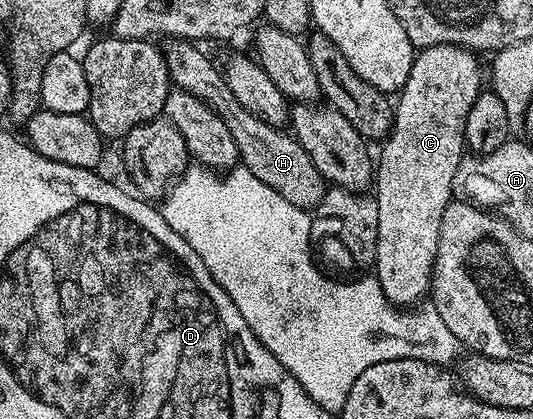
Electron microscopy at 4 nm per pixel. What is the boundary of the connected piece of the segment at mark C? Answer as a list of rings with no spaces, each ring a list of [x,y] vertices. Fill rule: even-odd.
[[[438,44],[437,46],[426,46],[423,47],[413,57],[412,59],[412,68],[410,70],[410,76],[406,80],[406,84],[403,86],[403,88],[398,91],[398,99],[400,98],[400,103],[397,101],[394,106],[394,111],[395,111],[395,118],[393,120],[392,124],[392,130],[391,133],[388,134],[386,138],[384,138],[382,145],[380,147],[380,158],[378,154],[378,161],[375,163],[374,166],[374,197],[376,200],[376,203],[378,204],[378,252],[376,253],[376,264],[374,267],[374,276],[378,280],[378,284],[382,288],[382,292],[387,296],[388,301],[392,303],[393,306],[397,308],[412,308],[417,305],[421,301],[420,298],[429,293],[432,288],[432,269],[434,268],[434,260],[436,259],[436,253],[438,252],[438,228],[442,228],[442,212],[446,212],[446,208],[448,207],[448,203],[453,201],[454,195],[452,192],[452,185],[454,184],[454,172],[458,172],[458,164],[466,157],[466,147],[464,145],[464,129],[466,128],[466,116],[470,112],[470,108],[474,104],[474,100],[477,98],[480,93],[482,93],[482,86],[480,86],[480,62],[475,53],[470,50],[464,49],[462,46],[451,46],[450,44]]]

